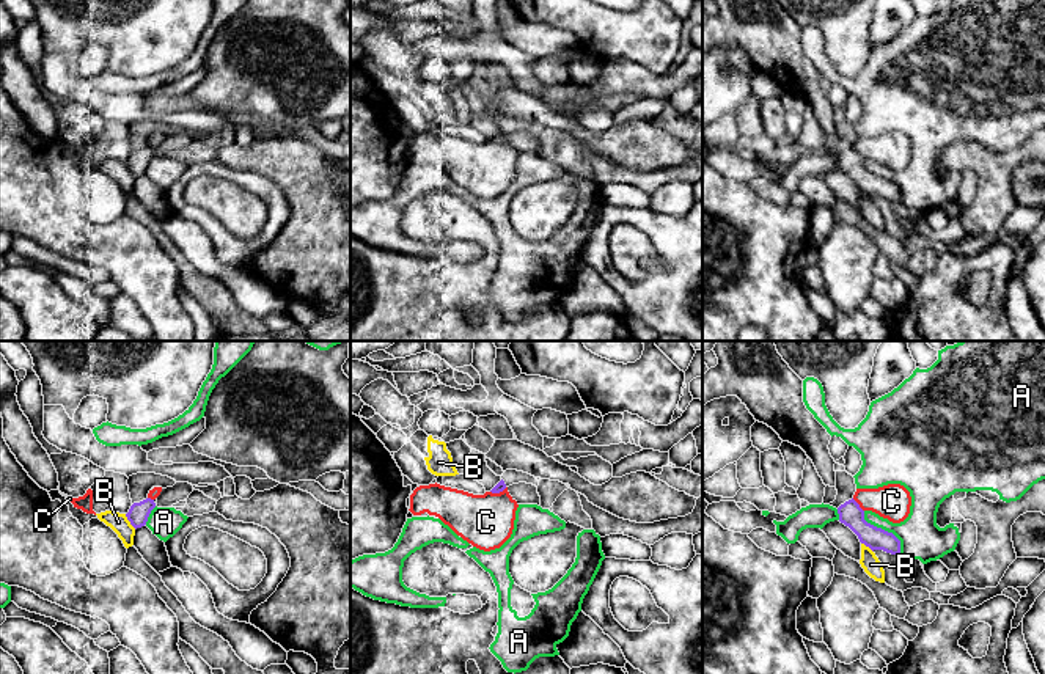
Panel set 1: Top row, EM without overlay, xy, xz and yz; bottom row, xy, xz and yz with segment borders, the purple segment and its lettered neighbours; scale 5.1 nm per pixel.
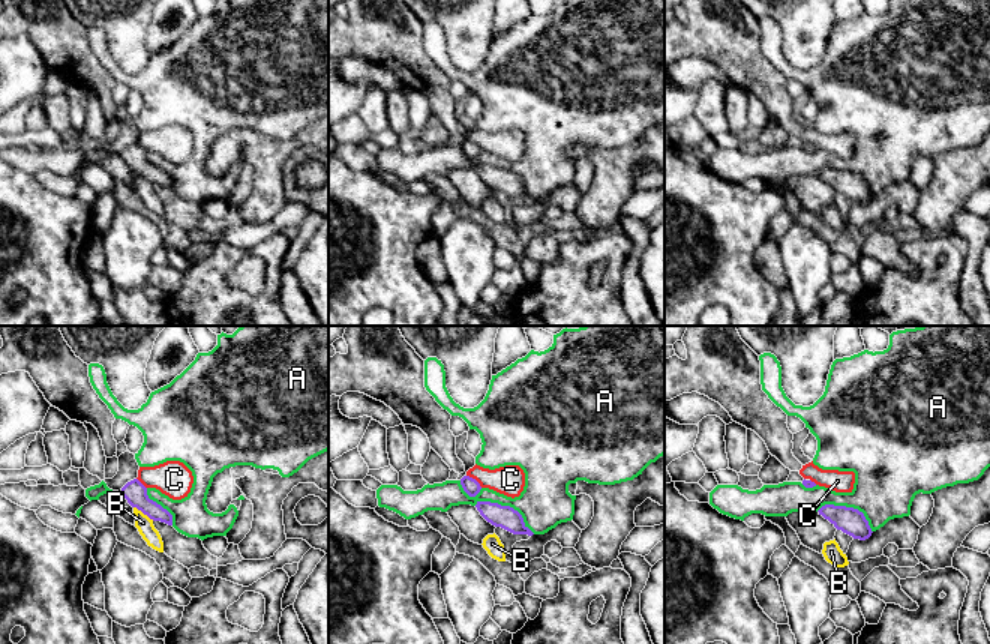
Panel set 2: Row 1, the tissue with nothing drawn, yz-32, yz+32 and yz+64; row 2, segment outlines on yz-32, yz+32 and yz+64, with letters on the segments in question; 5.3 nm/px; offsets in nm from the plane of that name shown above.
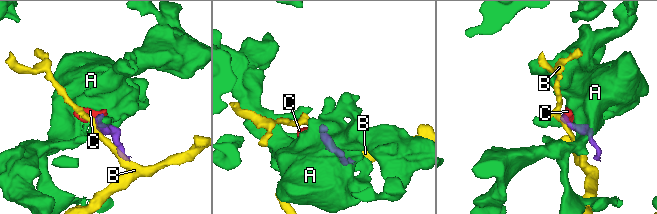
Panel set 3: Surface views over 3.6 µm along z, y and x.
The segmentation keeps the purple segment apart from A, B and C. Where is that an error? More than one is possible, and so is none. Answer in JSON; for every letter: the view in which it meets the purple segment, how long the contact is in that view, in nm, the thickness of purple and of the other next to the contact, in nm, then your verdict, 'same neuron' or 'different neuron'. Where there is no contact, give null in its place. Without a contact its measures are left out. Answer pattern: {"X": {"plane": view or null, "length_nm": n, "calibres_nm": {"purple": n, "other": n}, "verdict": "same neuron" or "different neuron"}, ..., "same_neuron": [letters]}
{"A": {"plane": "yz", "length_nm": 300, "calibres_nm": {"purple": 120, "other": 220}, "verdict": "different neuron"}, "B": {"plane": "xy", "length_nm": 100, "calibres_nm": {"purple": 110, "other": 100}, "verdict": "different neuron"}, "C": {"plane": "yz", "length_nm": 90, "calibres_nm": {"purple": 120, "other": 180}, "verdict": "different neuron"}, "same_neuron": []}

